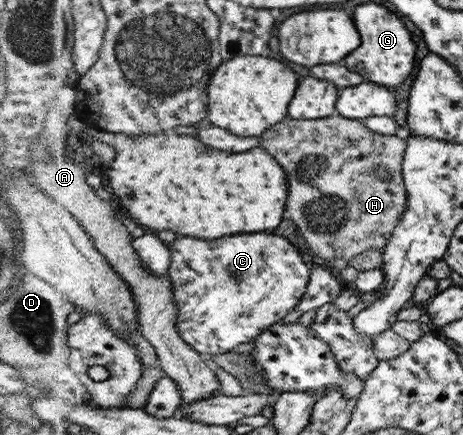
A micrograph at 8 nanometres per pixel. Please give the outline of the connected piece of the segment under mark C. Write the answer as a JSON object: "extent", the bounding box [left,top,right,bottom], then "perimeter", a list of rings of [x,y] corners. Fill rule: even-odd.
{"extent":[168,235,308,354],"perimeter":[[[230,235],[210,243],[196,237],[177,237],[169,245],[173,251],[173,265],[168,274],[179,305],[178,327],[182,337],[202,353],[225,354],[242,343],[254,342],[262,332],[296,311],[308,291],[308,265],[302,261],[300,249],[282,235]]]}

